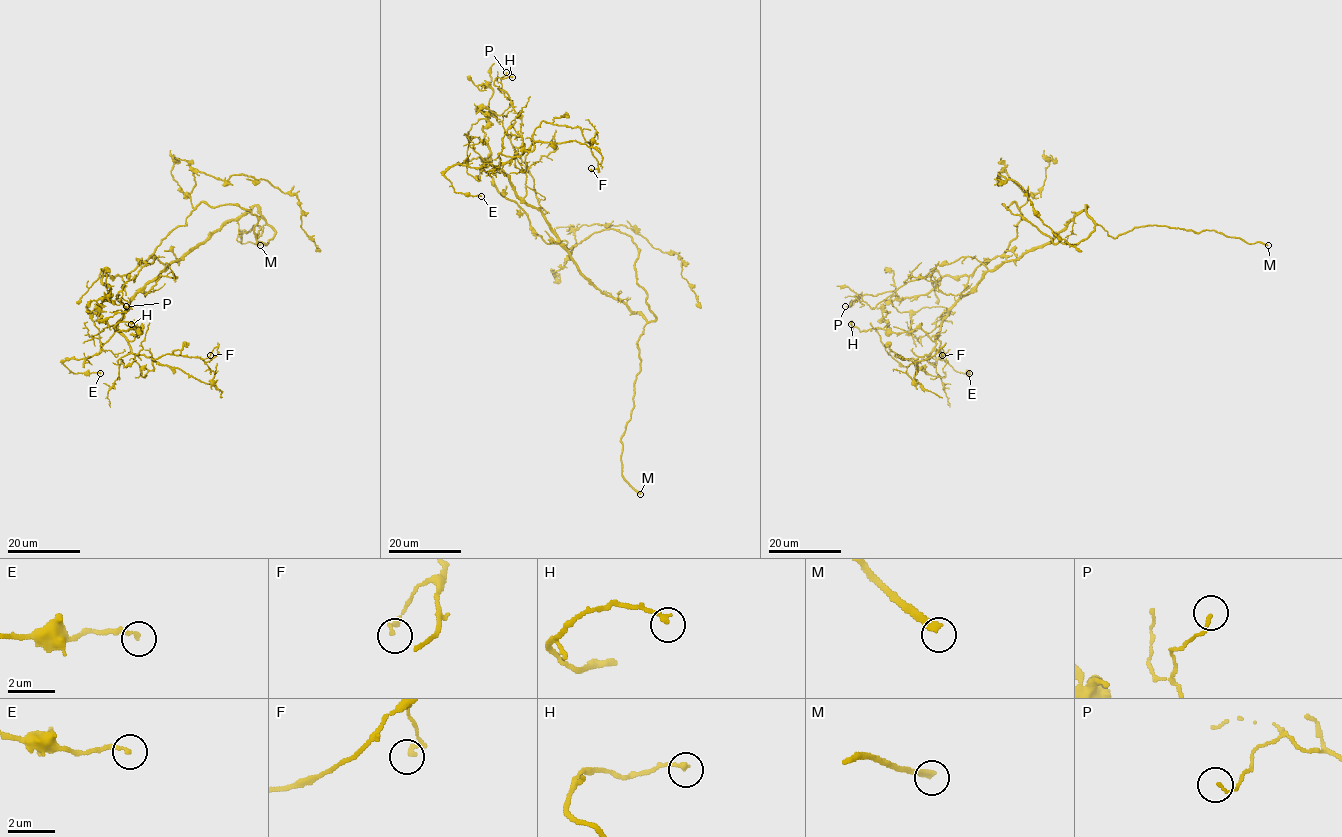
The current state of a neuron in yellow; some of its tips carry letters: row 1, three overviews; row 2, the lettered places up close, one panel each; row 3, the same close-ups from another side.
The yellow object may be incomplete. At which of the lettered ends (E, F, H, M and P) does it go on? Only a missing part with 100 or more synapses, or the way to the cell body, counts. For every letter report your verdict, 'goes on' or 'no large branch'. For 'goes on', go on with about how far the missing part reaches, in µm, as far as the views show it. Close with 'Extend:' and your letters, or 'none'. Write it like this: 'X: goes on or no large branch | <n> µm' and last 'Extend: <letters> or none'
E: no large branch
F: no large branch
H: no large branch
M: goes on | 90 µm
P: no large branch
Extend: M

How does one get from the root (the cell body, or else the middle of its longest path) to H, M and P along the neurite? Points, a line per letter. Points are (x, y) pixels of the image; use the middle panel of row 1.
H: (570, 253), (498, 167), (523, 141), (509, 96), (494, 84), (512, 77)
M: (570, 253), (596, 287), (646, 320), (637, 342), (640, 371), (634, 408), (621, 439), (623, 478), (640, 494)
P: (570, 253), (546, 220), (533, 177), (505, 132), (503, 113), (511, 101), (500, 91), (500, 77), (506, 72)

